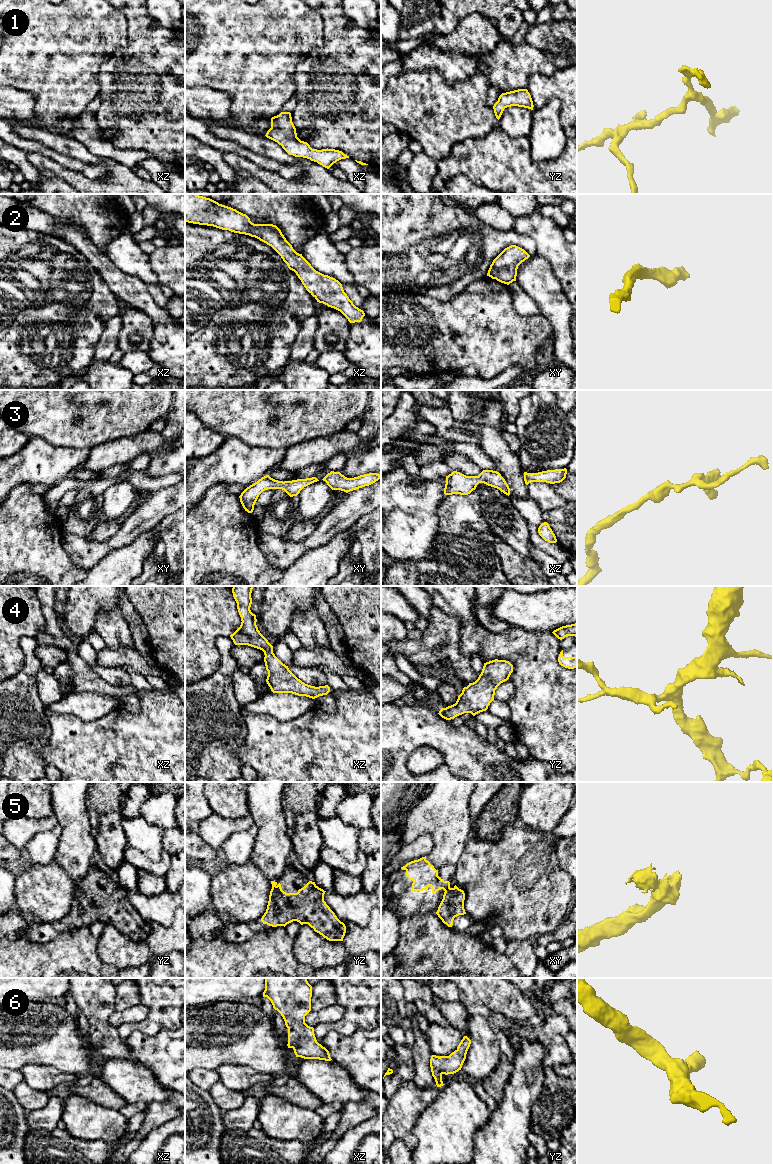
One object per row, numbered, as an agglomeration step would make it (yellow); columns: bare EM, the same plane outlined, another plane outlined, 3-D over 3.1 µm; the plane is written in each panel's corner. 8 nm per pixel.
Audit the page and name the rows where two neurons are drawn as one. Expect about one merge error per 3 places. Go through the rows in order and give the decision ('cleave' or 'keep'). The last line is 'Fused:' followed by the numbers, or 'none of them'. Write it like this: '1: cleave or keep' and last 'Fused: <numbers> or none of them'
1: keep
2: keep
3: keep
4: keep
5: cleave
6: keep
Fused: 5

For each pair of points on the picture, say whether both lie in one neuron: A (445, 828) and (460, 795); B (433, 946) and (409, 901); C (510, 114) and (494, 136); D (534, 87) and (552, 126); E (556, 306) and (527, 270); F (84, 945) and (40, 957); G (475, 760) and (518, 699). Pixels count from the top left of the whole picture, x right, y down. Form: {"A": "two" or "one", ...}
{"A": "one", "B": "two", "C": "two", "D": "two", "E": "one", "F": "one", "G": "two"}

